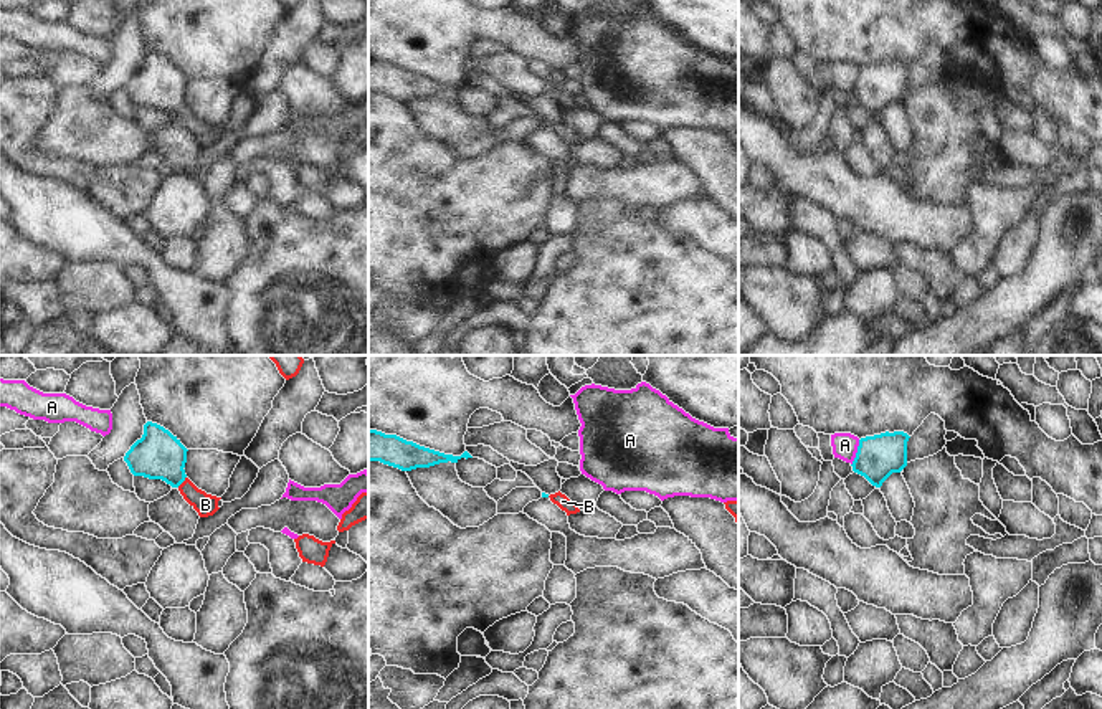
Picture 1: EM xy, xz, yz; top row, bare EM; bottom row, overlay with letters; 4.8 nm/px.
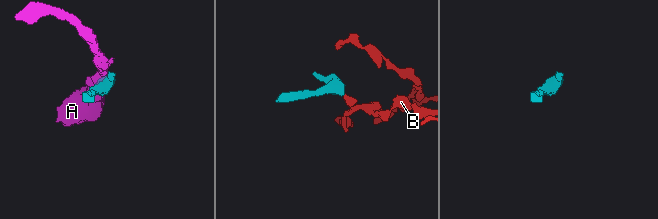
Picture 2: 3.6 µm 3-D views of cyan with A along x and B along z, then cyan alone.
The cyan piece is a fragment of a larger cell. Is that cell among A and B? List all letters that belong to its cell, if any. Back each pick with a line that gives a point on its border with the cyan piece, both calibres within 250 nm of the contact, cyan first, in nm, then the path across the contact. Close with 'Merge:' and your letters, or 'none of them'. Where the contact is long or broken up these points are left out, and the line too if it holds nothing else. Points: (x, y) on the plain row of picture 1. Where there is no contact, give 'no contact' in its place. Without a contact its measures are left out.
B: xy (182, 111) | 240/110 nm | across xy (157, 85), (182, 111), (205, 134)
Merge: B

